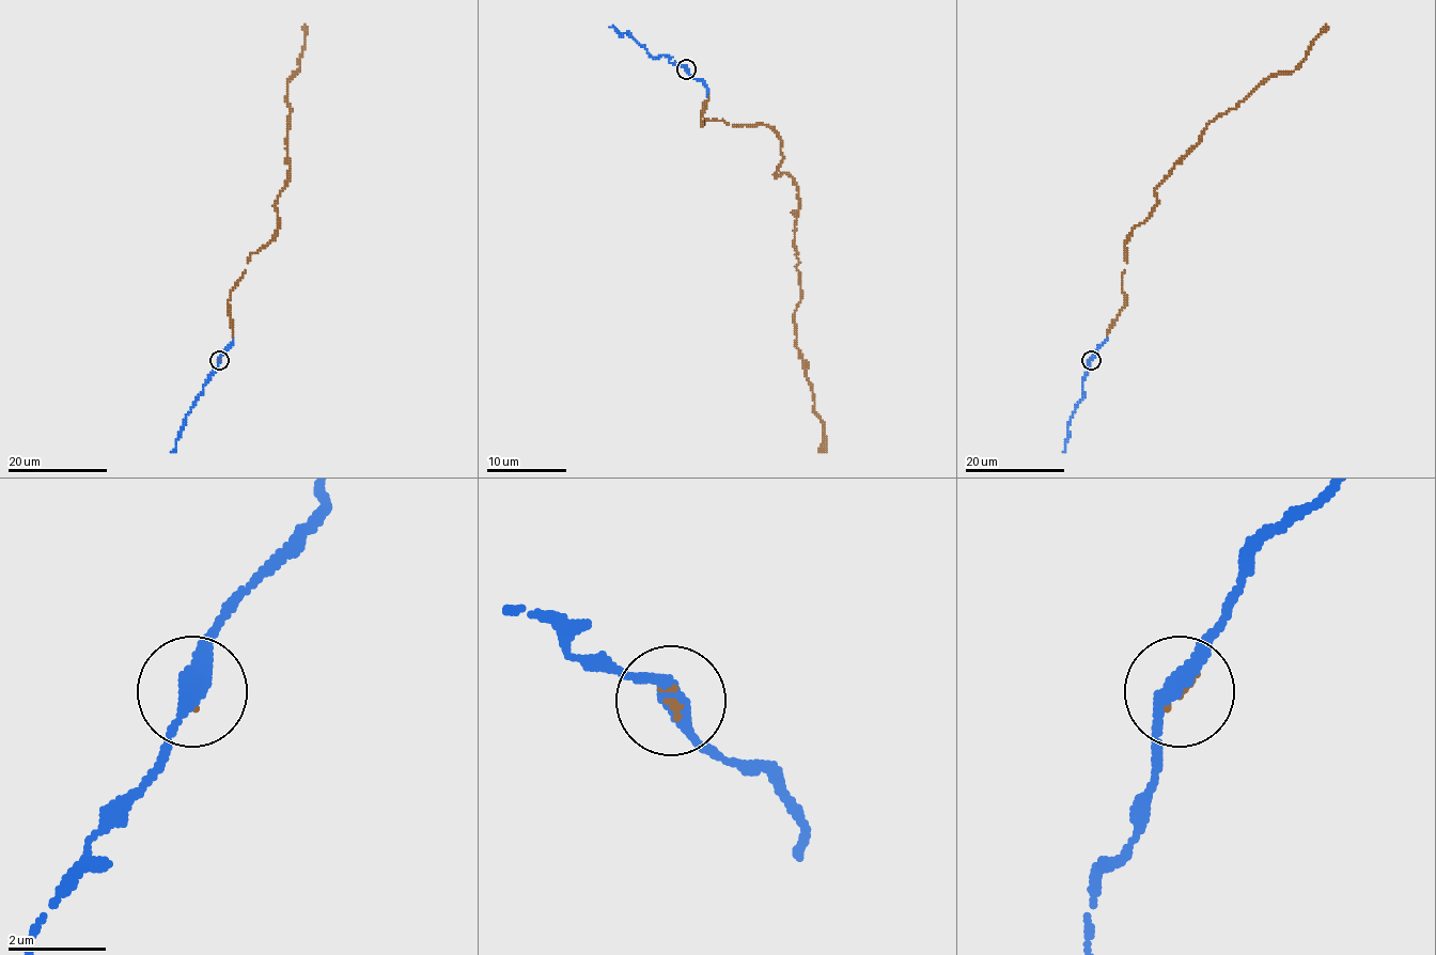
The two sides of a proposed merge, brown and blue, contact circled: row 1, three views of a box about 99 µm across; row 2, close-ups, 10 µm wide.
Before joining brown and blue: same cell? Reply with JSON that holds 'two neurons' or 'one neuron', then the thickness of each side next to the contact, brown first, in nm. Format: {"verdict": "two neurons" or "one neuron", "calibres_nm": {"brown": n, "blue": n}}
{"verdict": "one neuron", "calibres_nm": {"brown": 80, "blue": 340}}

